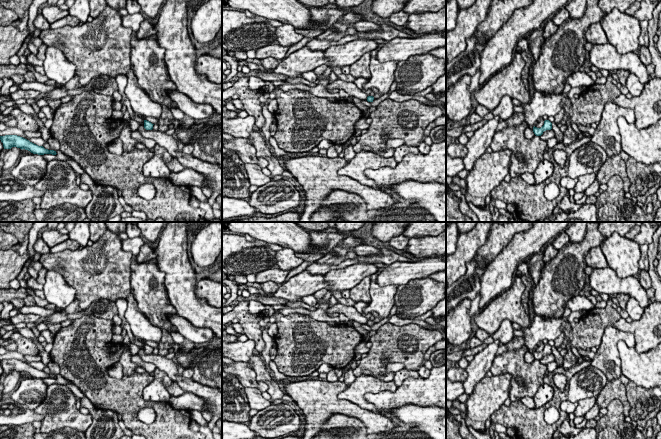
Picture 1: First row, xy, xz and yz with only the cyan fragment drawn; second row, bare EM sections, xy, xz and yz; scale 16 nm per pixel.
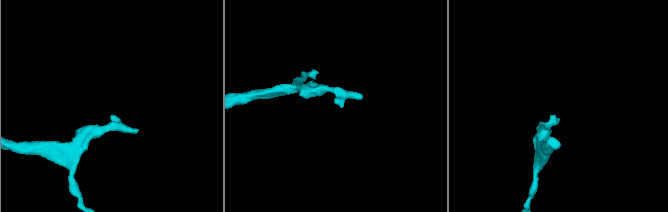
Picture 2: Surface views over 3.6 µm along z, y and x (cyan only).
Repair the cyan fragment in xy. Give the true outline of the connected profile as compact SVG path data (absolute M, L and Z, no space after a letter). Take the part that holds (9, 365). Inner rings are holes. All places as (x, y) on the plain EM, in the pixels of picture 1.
M5 359L5 360L0 360L0 364L3 367L4 373L11 373L12 371L17 371L20 373L25 373L30 375L33 378L38 378L38 379L44 379L44 378L52 378L56 379L56 375L54 374L48 374L45 373L43 370L38 370L29 364L17 360L17 359Z

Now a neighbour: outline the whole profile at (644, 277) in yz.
M641 270L640 275L639 275L639 281L641 286L647 291L649 288L652 287L652 281L650 278L650 275L648 271Z

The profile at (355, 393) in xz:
M364 375L357 377L348 388L340 392L337 397L338 399L350 401L362 409L369 411L379 411L374 404L369 403L365 399L366 393L379 393L381 391L396 391L397 385L393 381L383 381L377 377Z

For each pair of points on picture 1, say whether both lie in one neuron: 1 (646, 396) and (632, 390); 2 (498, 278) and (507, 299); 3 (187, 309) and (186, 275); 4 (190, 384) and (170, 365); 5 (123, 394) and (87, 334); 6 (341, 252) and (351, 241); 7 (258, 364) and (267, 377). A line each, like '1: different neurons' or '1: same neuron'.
1: same neuron
2: different neurons
3: same neuron
4: same neuron
5: same neuron
6: same neuron
7: same neuron

